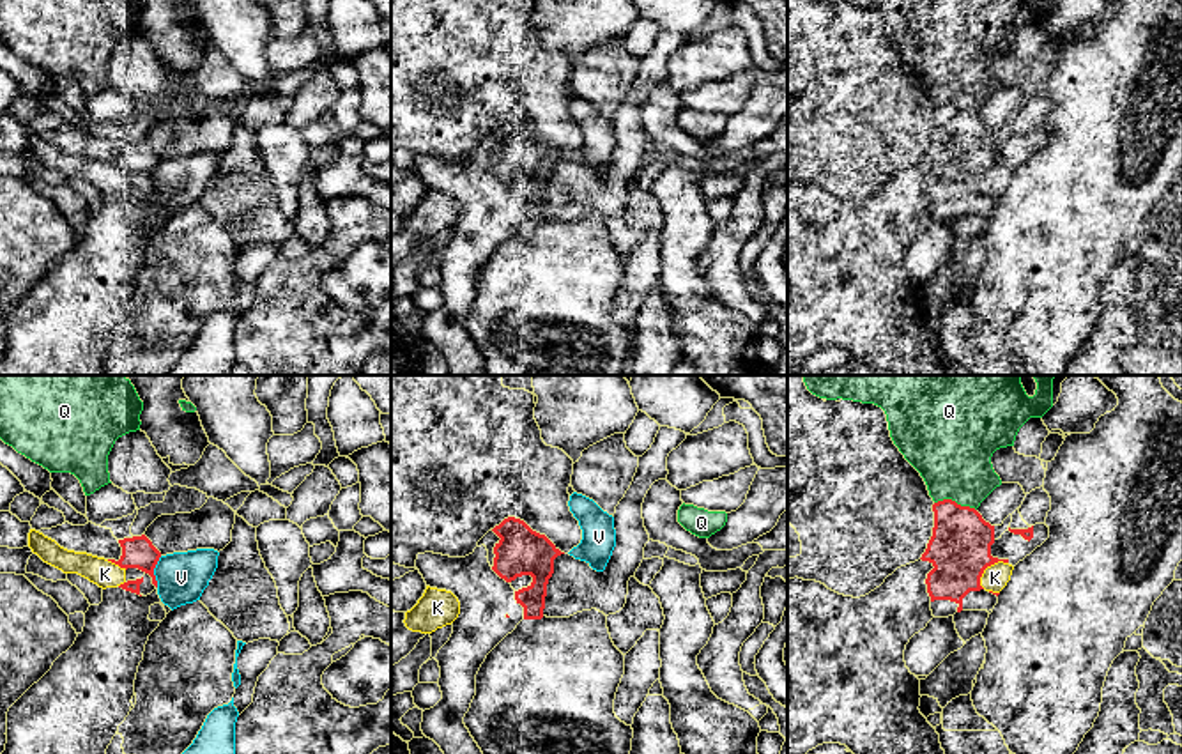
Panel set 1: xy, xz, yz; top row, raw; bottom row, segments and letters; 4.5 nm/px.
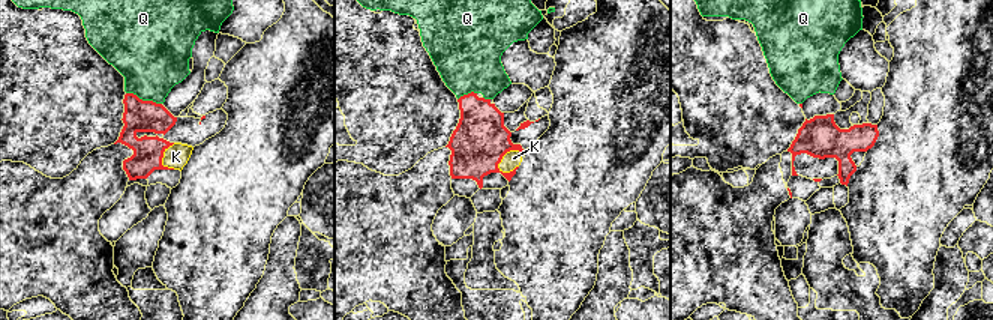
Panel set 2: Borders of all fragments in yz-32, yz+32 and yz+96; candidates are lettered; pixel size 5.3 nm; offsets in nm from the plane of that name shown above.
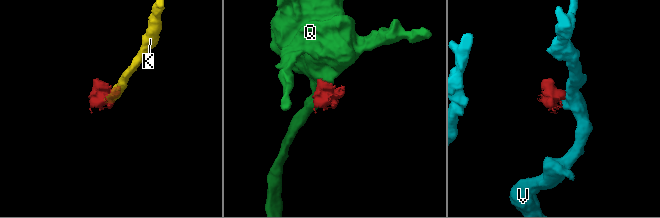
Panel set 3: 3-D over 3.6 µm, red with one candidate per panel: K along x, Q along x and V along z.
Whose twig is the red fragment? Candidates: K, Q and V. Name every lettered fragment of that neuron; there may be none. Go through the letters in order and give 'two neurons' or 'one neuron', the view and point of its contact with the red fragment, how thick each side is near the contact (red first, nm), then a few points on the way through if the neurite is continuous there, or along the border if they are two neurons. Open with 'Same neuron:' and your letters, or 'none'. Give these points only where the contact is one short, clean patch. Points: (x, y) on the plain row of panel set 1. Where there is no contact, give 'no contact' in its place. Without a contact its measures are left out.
Same neuron: none
K: two neurons | yz (988, 169) | 280/120 nm
Q: two neurons | yz (954, 105) | 280/380 nm
V: two neurons | xy (153, 176) | 140/220 nm | along xy (161, 160), (154, 172), (156, 190)

